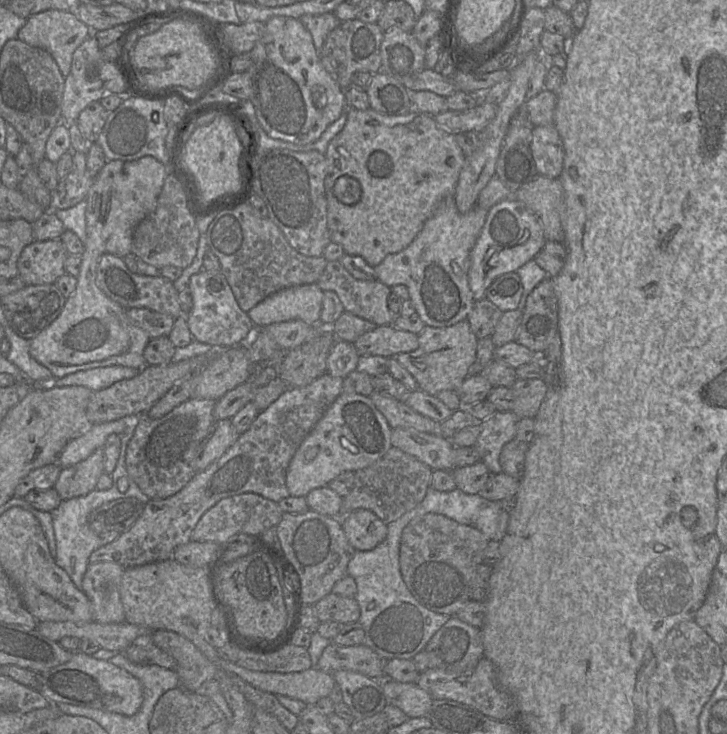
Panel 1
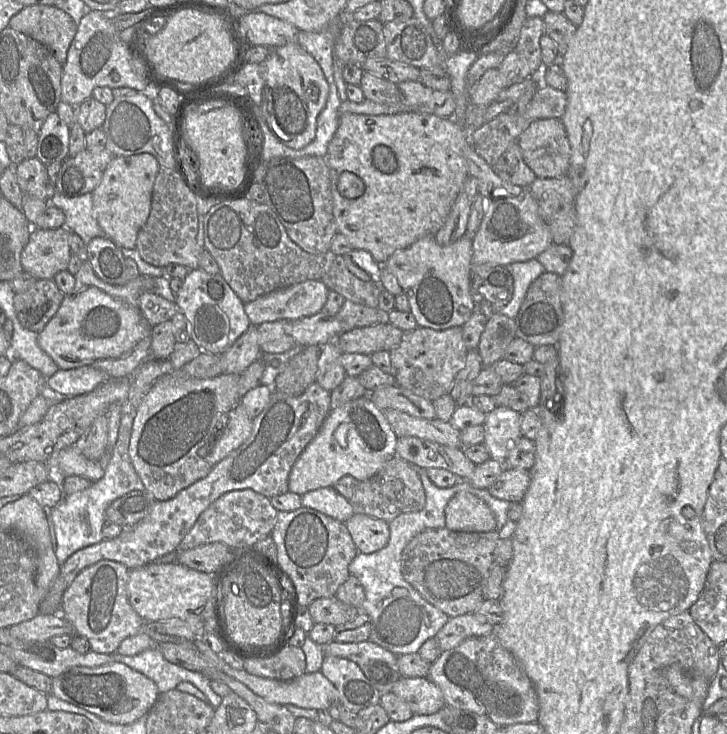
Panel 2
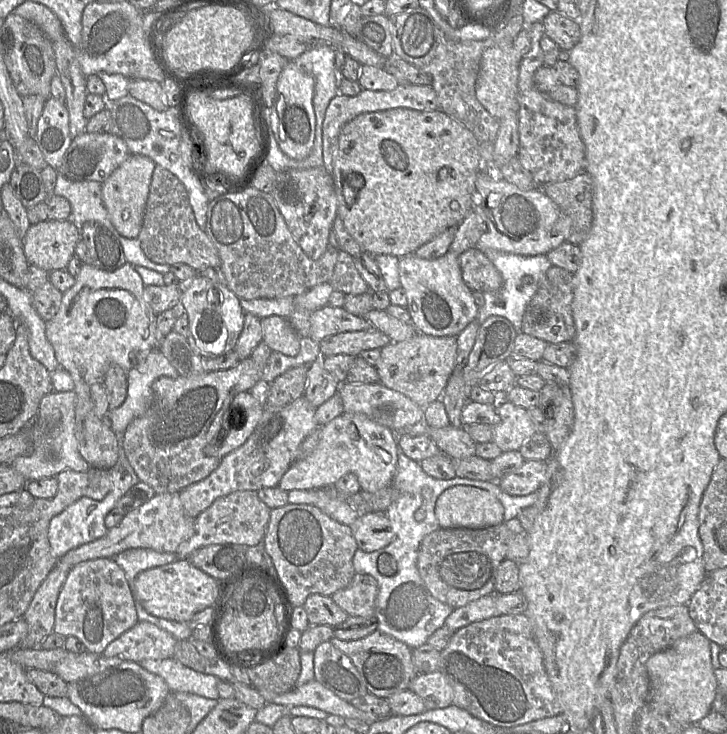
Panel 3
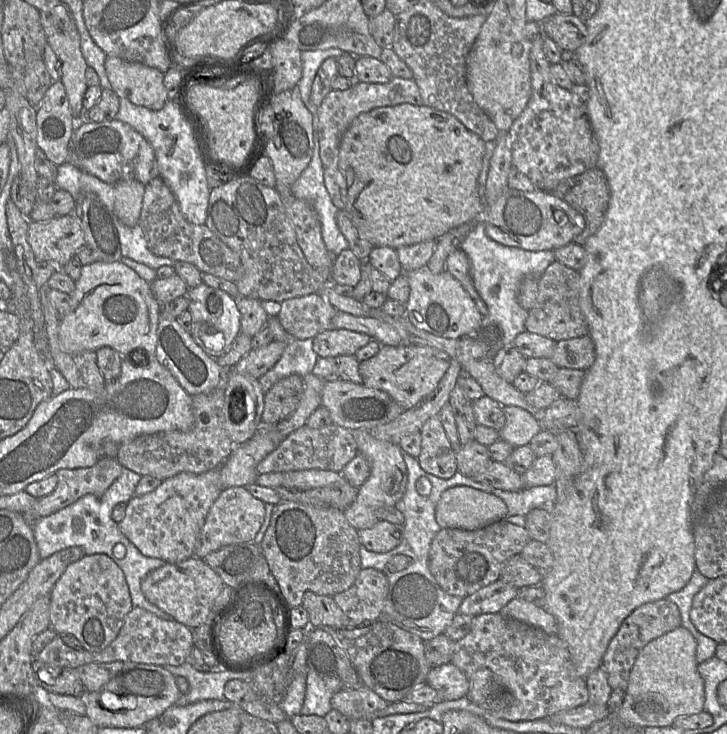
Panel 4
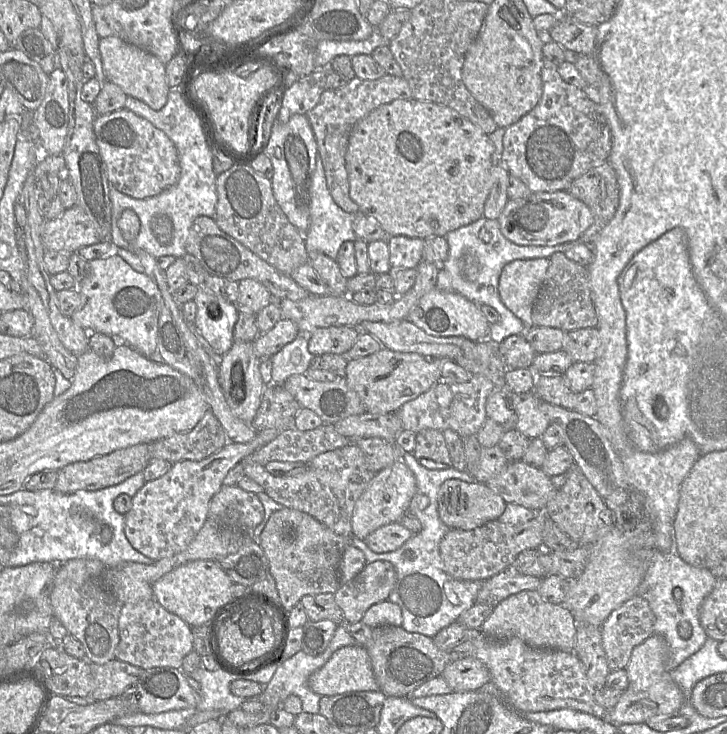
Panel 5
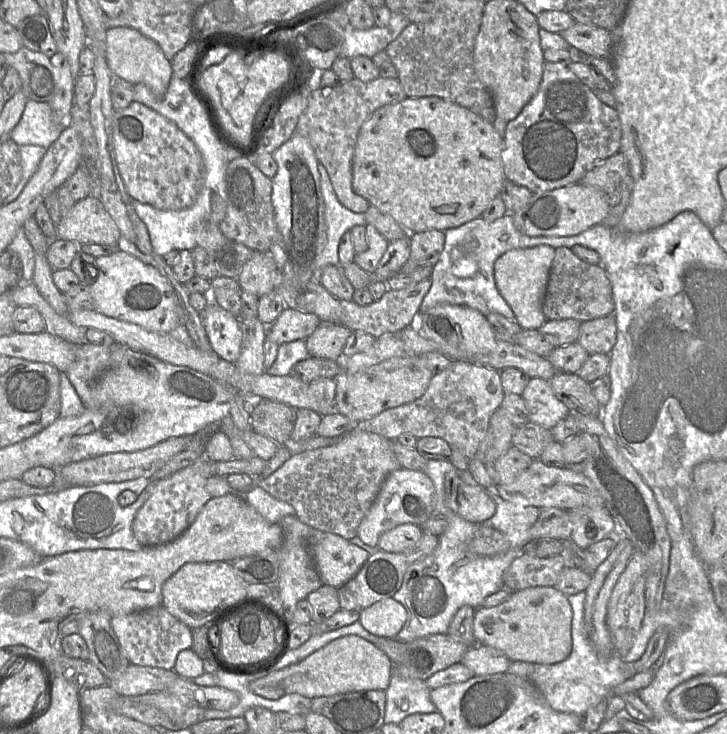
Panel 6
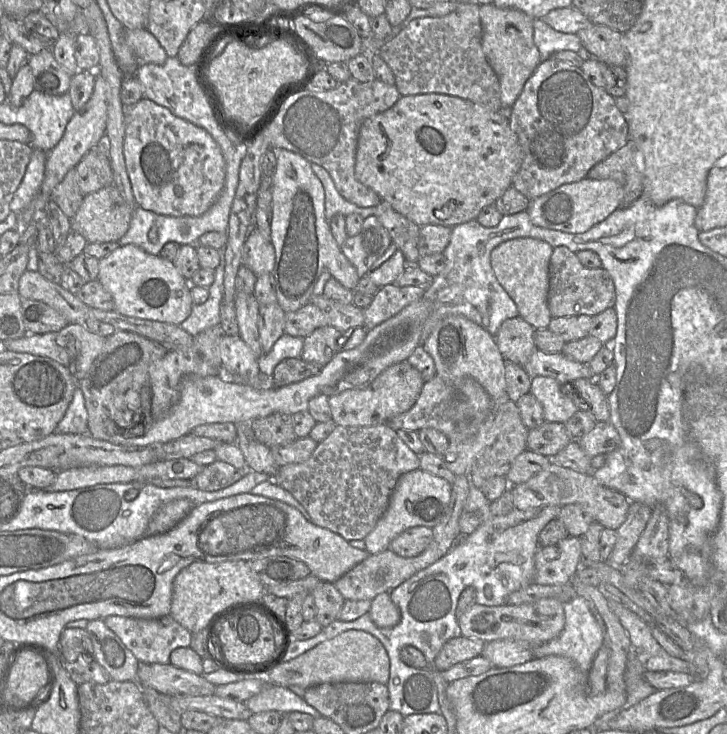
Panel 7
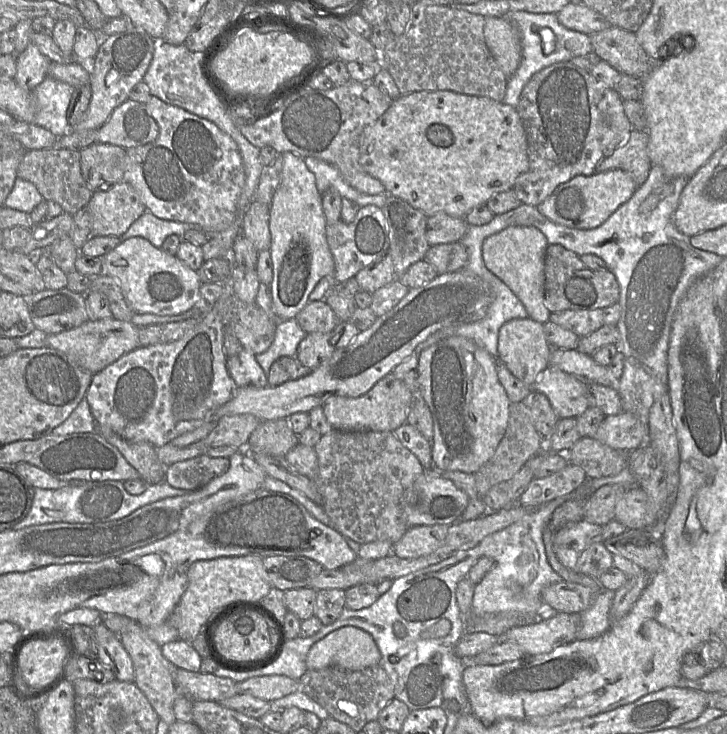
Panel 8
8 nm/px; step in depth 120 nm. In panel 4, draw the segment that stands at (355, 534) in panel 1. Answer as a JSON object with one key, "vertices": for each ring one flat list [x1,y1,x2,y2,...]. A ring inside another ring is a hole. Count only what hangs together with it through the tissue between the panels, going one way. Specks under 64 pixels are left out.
{"vertices":[[379,520,372,527,358,530,359,540,367,550,385,553,402,540,402,525,395,525,389,521]]}

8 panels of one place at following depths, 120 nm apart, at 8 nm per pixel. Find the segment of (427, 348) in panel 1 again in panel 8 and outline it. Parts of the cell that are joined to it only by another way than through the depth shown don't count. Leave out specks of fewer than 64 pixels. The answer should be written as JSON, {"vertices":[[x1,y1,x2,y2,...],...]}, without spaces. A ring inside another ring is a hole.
{"vertices":[[389,373,362,396,331,396,322,406,328,422,335,430,393,432,407,423,407,415,415,397,413,390]]}

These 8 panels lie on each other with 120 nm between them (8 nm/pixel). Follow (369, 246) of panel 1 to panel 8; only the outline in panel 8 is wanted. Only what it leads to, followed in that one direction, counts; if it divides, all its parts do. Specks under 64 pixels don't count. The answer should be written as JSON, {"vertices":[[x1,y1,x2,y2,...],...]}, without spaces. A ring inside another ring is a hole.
{"vertices":[[451,91,400,95,380,118,365,128,359,162,366,173,384,185,389,196,406,201,428,217,445,213,464,219,474,207,513,189,517,178,529,170,527,137,517,109,487,97]]}

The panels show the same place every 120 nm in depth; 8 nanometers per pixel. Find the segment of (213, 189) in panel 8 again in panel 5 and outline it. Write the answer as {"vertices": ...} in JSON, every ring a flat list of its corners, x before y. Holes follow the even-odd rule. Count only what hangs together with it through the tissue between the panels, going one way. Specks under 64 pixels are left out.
{"vertices":[[123,108,97,116,93,131,106,165,108,181,123,194,146,199,159,195,179,180,181,168,175,144,148,120]]}

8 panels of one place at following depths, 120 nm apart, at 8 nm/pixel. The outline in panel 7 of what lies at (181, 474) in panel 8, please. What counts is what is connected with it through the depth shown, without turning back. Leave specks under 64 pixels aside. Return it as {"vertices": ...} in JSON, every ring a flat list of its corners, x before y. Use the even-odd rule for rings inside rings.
{"vertices":[[220,460,203,467,202,471,190,479,190,486,203,491,225,488,246,474,246,469,238,469]]}

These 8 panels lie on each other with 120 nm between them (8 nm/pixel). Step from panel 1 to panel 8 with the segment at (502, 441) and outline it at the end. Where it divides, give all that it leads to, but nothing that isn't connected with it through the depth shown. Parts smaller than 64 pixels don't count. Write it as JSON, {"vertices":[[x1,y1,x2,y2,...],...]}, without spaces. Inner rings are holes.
{"vertices":[[549,365,531,387,549,399,560,419,576,418,590,407,588,383,555,366]]}

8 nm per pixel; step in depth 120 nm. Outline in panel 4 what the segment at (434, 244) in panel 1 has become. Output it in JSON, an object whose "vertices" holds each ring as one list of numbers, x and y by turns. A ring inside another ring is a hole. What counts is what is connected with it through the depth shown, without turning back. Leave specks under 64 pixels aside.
{"vertices":[[425,266,418,270,407,272,406,276,410,286,410,295,405,304,405,318,415,328,446,339,459,339,464,336,471,336,481,329,482,314,460,282,449,272,444,270,439,274,434,274]]}

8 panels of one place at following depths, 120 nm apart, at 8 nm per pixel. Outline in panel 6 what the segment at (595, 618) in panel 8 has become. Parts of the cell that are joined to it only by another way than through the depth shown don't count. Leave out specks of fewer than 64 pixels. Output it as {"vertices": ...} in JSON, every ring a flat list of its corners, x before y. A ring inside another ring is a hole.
{"vertices":[[585,592,568,596,573,611,571,629,573,644,572,651,565,660,555,664,512,661,507,671,529,678,543,693,552,709,581,717,589,707,611,696,613,689,626,680,622,672,624,659,614,653,608,657,601,657,591,643,584,624,585,599]]}

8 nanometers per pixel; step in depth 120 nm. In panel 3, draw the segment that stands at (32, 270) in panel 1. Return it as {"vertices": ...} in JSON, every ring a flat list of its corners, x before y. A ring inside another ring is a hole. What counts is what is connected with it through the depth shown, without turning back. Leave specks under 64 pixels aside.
{"vertices":[[45,220,32,224,23,239,29,265,46,272,65,270,80,240,80,230,69,220]]}

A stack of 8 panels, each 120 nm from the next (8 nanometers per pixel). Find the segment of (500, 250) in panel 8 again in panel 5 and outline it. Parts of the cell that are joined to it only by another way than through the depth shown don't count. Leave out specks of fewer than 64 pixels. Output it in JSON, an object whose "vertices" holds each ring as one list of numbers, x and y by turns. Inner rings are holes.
{"vertices":[[550,258,514,260,502,269,500,298,527,329,534,327,532,311,550,263]]}

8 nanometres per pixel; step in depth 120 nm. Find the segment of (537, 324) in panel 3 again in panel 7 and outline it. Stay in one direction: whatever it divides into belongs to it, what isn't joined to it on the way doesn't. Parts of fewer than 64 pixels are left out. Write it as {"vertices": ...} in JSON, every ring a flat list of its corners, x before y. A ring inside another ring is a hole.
{"vertices":[[566,246,553,248,549,264,548,307,552,317,588,315,596,316,614,307,616,291,614,281,603,267,587,268,577,255]]}

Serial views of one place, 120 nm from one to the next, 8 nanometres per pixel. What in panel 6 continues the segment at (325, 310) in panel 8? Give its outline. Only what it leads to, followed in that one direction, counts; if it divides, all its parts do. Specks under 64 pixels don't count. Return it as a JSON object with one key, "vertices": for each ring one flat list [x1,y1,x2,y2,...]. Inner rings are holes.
{"vertices":[[285,308,270,326,266,337,277,345,306,339,322,323,314,313]]}

